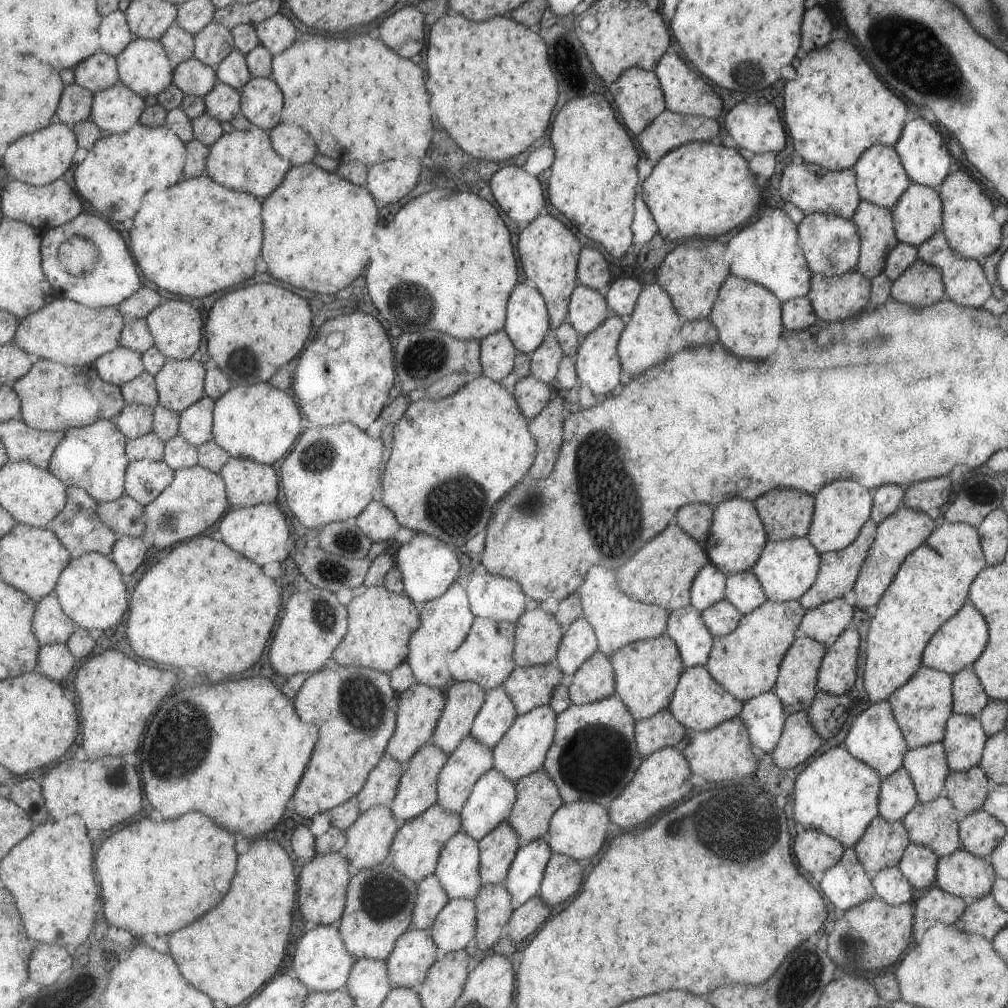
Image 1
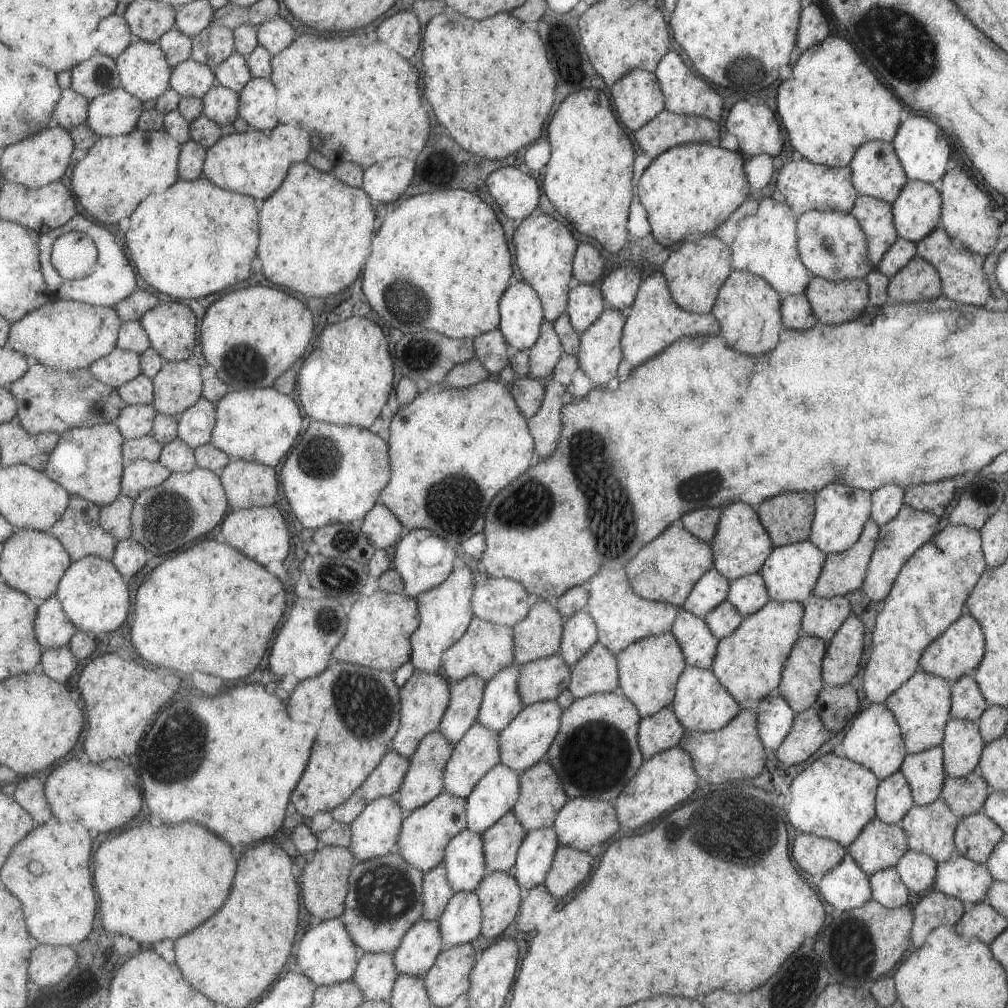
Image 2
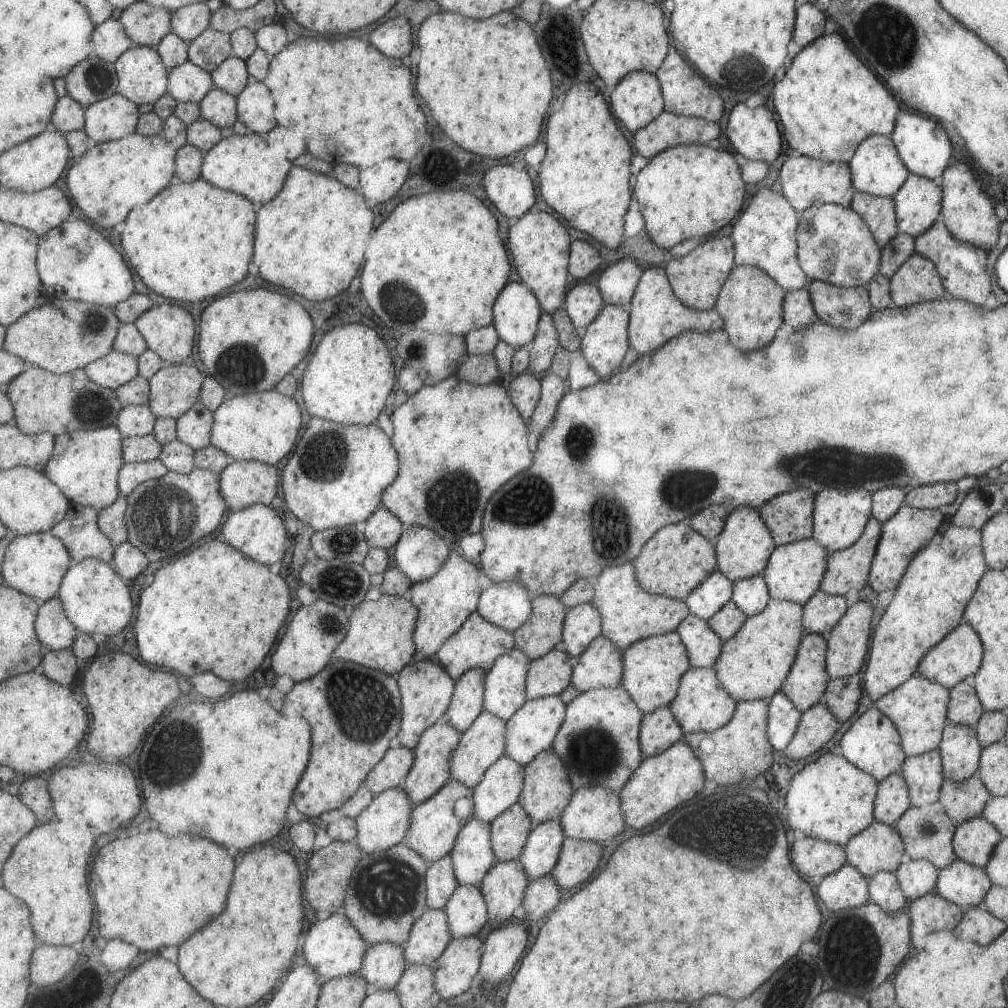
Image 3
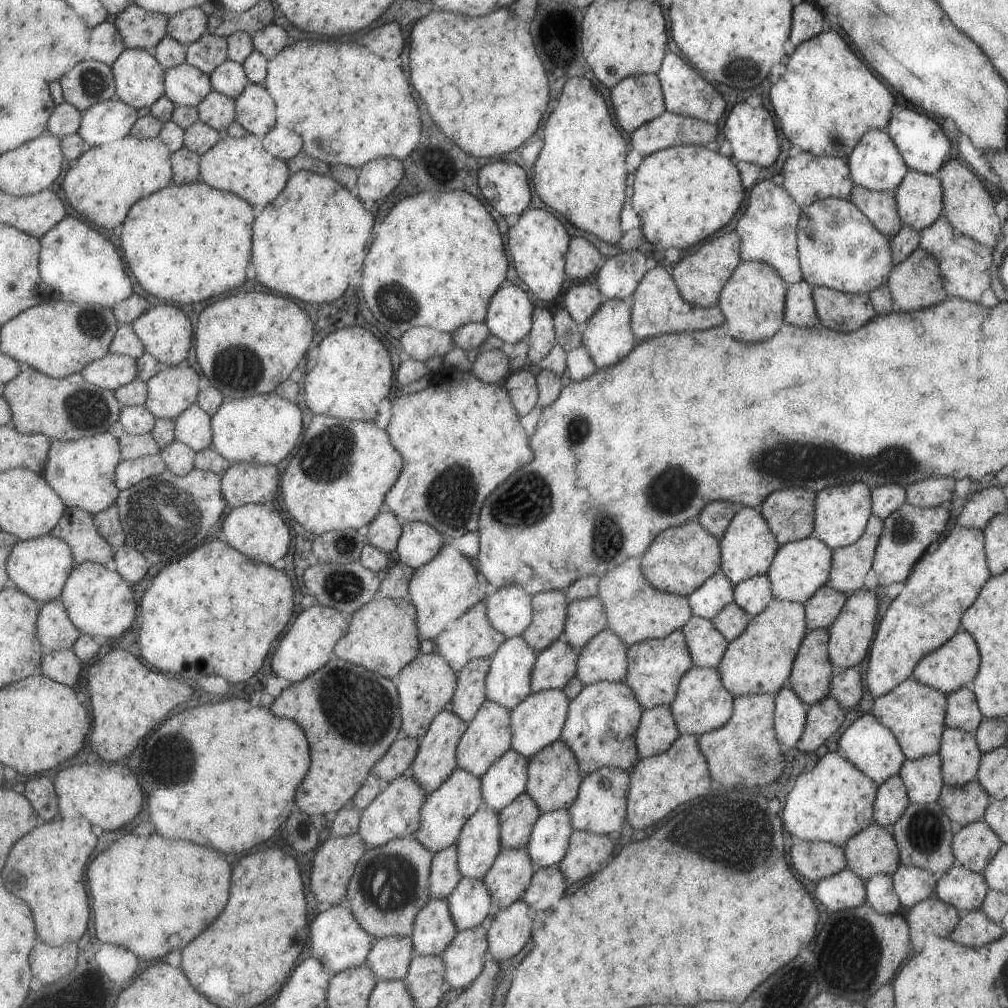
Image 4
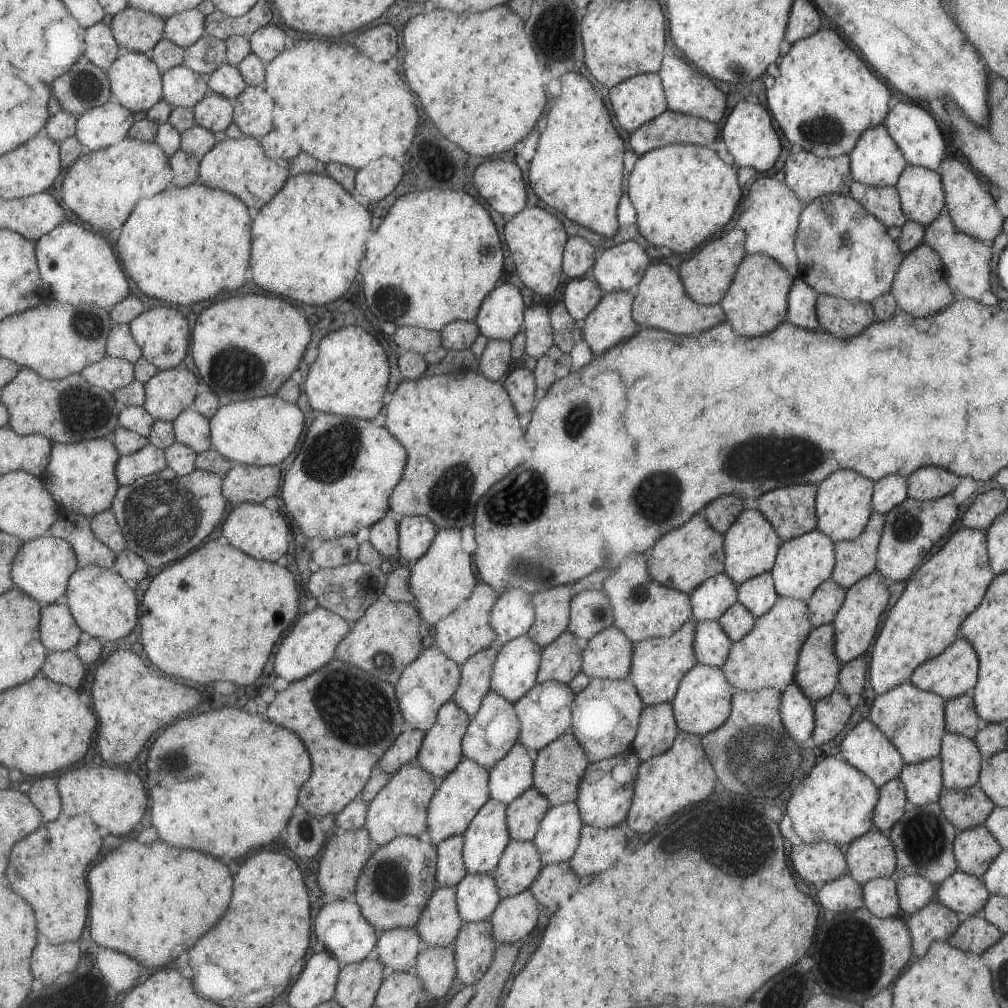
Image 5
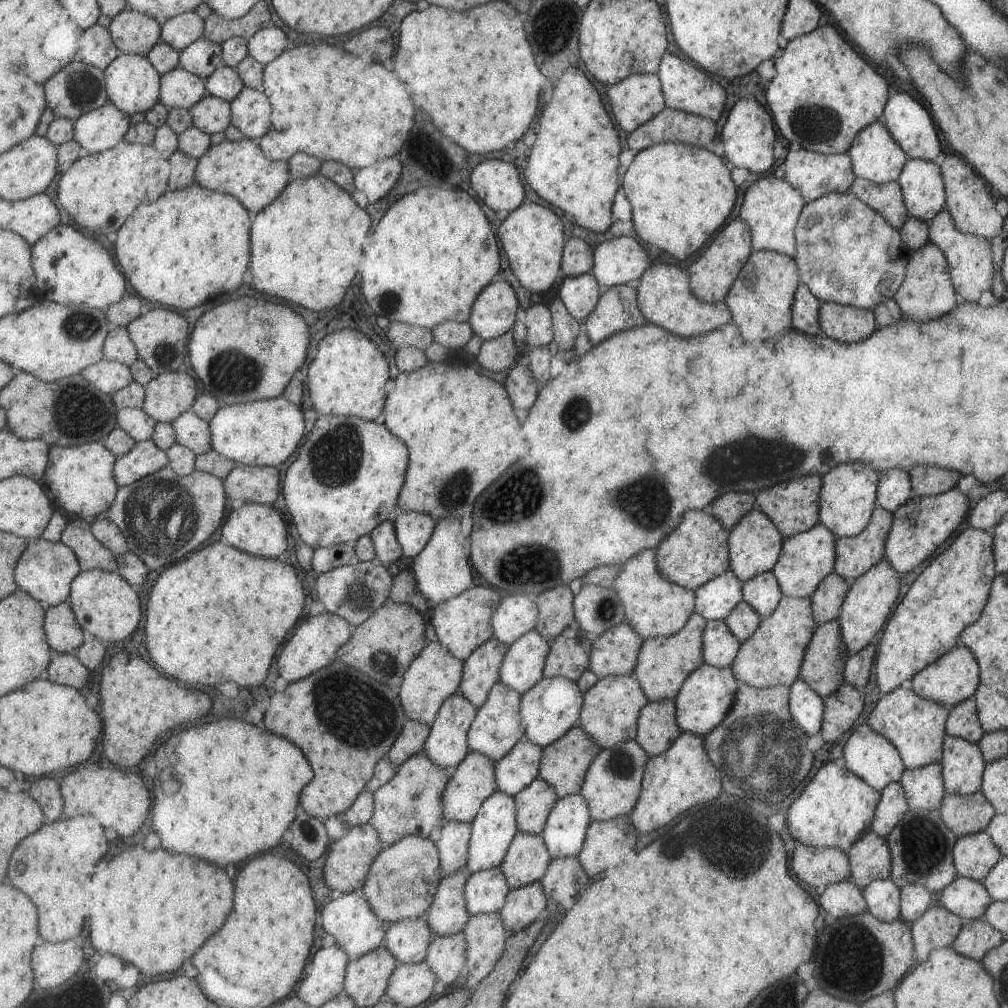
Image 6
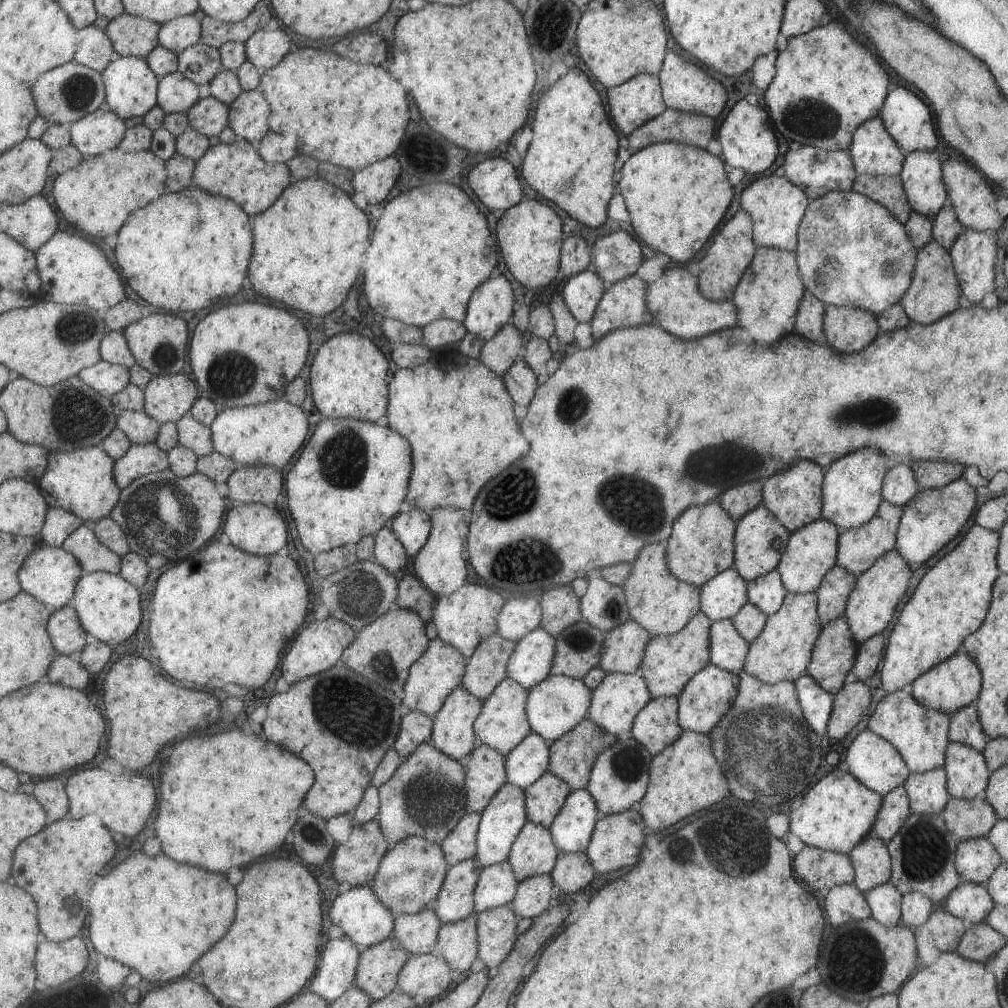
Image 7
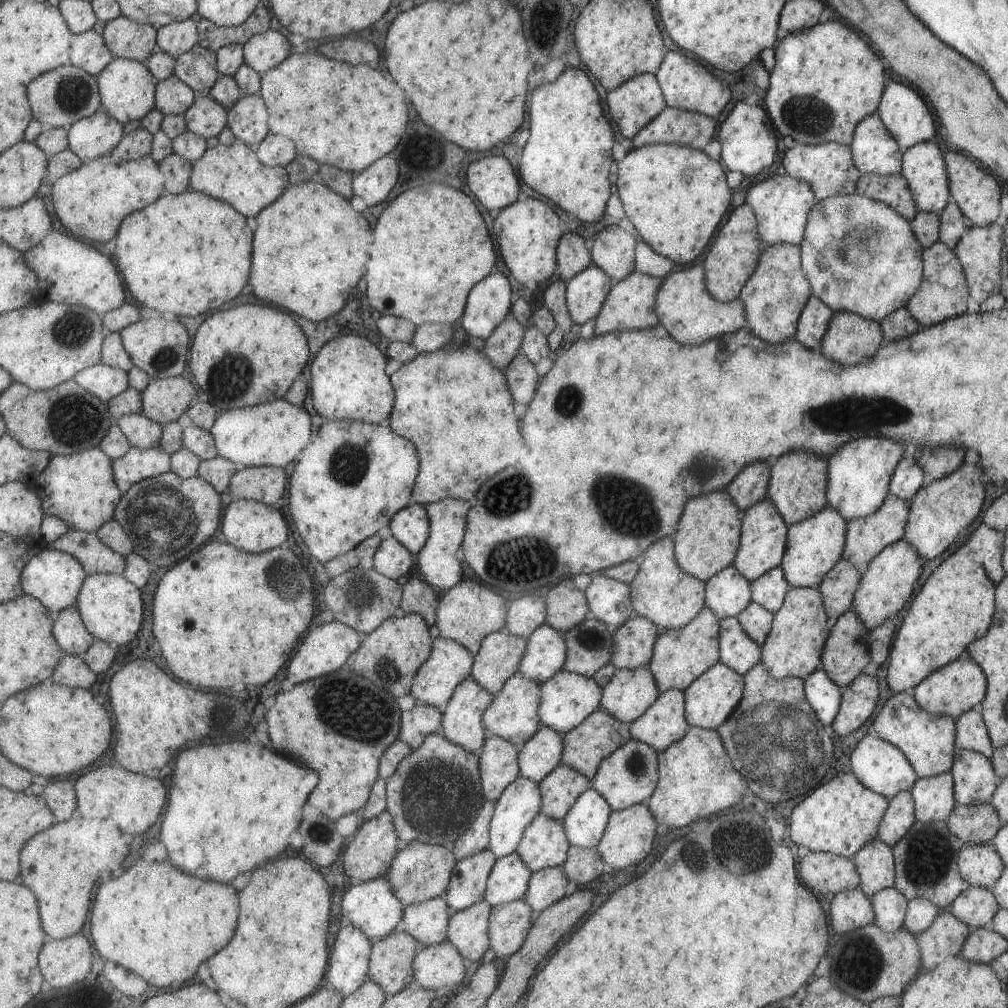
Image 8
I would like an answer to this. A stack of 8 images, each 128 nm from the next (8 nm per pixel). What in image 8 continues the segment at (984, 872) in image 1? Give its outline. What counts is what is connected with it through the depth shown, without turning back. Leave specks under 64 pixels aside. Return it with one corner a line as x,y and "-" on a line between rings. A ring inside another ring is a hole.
968,885
950,904
950,913
970,929
987,927
1000,909
991,889

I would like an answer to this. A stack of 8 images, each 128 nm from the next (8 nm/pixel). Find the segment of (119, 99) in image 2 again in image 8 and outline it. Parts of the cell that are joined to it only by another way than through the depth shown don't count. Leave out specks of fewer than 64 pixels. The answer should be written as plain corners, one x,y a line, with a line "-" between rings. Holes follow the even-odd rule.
104,109
78,120
68,129
70,149
84,162
111,153
125,134
123,124

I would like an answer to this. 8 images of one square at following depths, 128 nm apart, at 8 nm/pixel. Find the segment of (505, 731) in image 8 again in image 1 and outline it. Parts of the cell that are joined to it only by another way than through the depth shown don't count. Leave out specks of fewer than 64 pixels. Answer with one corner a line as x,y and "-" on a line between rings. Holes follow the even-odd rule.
471,734
463,739
459,748
450,754
449,760
439,777
438,802
448,811
461,815
461,811
467,804
467,800
474,792
479,779
494,768
494,750
483,742
479,742
475,735

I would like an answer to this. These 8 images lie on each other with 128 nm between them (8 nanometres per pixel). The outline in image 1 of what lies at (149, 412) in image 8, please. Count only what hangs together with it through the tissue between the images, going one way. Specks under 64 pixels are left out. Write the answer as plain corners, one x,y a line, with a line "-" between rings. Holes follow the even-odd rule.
167,359
156,374
160,404
181,414
206,394
205,364
191,359

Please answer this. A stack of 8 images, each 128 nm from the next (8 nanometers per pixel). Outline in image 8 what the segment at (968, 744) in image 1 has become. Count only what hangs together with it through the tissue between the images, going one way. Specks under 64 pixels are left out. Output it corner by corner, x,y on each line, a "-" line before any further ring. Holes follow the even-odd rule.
955,747
953,753
953,764
950,770
953,777
953,794
957,805
969,806
975,804
989,804
993,791
1000,783
1000,778
997,778
993,770
991,761
985,758
982,754
960,749

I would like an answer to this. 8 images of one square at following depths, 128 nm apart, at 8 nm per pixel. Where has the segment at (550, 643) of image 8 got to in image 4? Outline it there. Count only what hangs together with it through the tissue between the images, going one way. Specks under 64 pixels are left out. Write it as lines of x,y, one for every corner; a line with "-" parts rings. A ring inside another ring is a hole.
523,635
507,639
492,657
490,673
486,680
488,698
506,706
510,711
517,708
533,693
532,675
538,661
538,653

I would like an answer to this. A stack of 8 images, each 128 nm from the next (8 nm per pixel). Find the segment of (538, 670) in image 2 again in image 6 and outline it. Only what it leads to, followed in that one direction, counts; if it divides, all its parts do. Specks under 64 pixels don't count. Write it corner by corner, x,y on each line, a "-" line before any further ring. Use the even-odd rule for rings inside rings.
579,626
566,628
552,643
547,657
546,677
567,677
578,682
589,668
590,650
597,638

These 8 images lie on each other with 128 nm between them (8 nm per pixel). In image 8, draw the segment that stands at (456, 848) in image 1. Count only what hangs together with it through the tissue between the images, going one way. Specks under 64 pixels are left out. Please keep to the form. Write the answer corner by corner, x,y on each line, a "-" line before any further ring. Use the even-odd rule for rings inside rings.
519,777
517,781
510,784
498,800
496,811
490,828
490,848
500,859
508,854
514,853
523,840
527,827
542,812
543,791
540,782
527,777

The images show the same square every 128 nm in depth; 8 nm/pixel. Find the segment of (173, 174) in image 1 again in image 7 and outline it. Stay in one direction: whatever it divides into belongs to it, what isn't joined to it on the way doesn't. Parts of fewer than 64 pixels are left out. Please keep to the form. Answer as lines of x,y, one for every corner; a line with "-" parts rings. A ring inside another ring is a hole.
121,147
109,150
100,156
87,156
81,164
75,168
67,170
59,175
54,182
54,198
57,209
61,211
63,217
75,228
95,238
107,238
107,236
119,234
127,218
131,217
131,212
137,208
143,208
151,202
159,200
166,194
168,189
167,180
169,172
167,171
167,161
158,158
153,150
143,150
137,153
127,153

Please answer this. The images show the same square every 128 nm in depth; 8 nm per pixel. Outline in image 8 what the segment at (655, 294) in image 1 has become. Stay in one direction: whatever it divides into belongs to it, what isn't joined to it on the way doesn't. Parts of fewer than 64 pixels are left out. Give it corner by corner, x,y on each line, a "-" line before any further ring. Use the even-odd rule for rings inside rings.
690,265
667,275
656,294
655,312
659,324
681,346
699,346
715,336
735,332
745,326
744,306
739,298
722,303
715,300
706,289
704,268

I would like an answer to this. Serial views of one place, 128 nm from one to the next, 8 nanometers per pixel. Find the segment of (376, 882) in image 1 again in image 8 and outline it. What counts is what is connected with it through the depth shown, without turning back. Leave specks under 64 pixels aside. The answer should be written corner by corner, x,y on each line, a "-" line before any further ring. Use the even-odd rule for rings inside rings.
413,841
402,844
387,878
392,882
394,891
404,902
404,908
406,908
407,905
428,901
447,894
457,862
458,858
454,850
445,845
430,845
421,841

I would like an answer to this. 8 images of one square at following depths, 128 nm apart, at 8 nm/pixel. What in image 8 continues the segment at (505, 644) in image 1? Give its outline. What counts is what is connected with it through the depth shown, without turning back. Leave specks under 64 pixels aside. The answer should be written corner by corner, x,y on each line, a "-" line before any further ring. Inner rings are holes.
465,580
441,595
436,626
440,636
463,643
477,656
487,636
497,631
506,631
509,610
509,602
503,596
475,580

